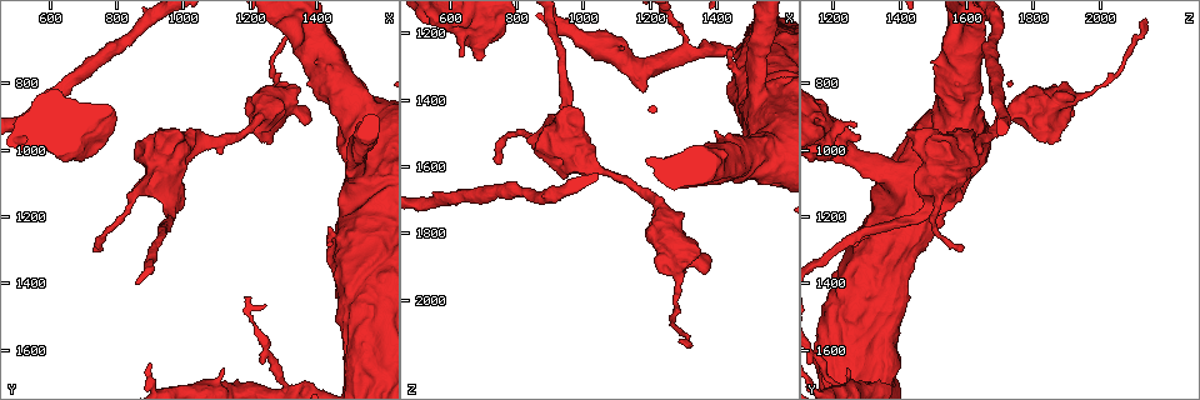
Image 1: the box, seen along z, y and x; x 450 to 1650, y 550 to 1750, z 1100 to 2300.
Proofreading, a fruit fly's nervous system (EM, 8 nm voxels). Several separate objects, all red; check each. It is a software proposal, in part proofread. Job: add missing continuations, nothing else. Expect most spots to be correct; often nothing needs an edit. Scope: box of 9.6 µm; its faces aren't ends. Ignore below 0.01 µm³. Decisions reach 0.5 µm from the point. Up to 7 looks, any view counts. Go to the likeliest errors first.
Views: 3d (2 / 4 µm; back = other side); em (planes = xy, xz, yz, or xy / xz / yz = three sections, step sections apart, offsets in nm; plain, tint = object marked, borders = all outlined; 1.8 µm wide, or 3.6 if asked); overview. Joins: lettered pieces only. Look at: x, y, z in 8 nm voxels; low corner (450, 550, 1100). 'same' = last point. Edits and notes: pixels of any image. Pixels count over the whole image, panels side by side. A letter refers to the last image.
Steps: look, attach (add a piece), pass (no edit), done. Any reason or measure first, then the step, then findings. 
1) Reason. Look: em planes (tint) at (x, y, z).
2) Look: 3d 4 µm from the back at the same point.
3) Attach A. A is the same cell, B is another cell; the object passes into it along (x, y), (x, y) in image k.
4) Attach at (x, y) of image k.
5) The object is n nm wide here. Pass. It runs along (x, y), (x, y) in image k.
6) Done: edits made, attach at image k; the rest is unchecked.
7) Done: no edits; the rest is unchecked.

Thick end. Look: 3d 4 µm at (640, 920, 1260).

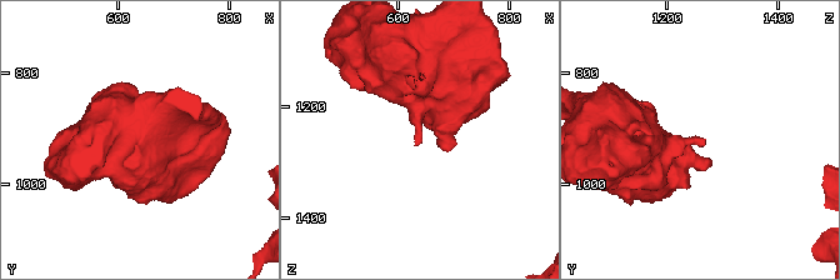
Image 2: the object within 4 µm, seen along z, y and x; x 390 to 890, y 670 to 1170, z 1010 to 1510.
Now the EM. Look: em xz step 8 (borders) at (635, 920, 1270).

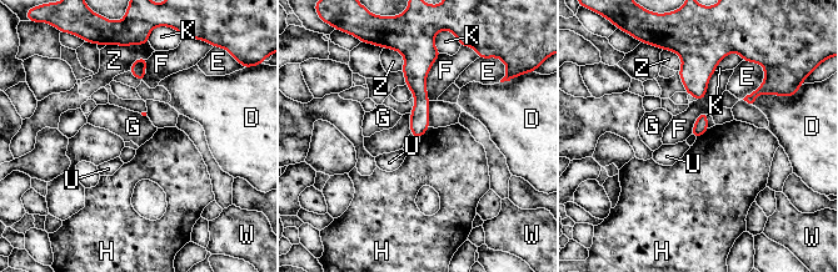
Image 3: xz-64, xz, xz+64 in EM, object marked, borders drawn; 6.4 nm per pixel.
Another direction. Look: em planes (borders) at the same point.

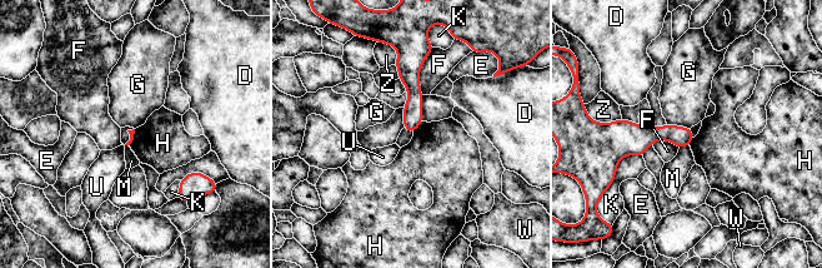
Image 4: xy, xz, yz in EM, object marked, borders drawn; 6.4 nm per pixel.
Pass. D, E, F, G, H, K, M, U, W and Z are other cells; a border runs along (422, 120), (412, 133) in image 4; no lettered piece goes on from it.

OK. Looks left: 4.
Thick turns thin. Look: em xz step 16 (tint) at (1280, 840, 1950).

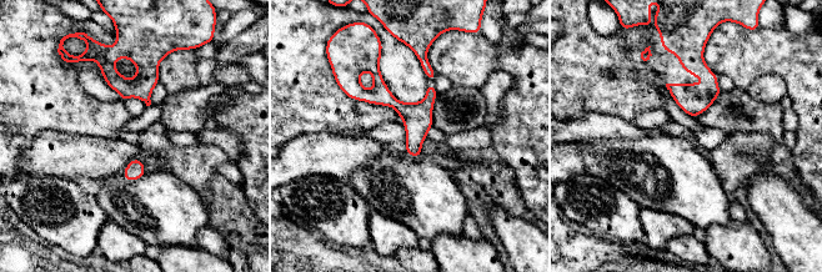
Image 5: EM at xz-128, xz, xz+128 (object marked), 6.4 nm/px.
Cut it another way. Look: em planes (borders) at the same point.

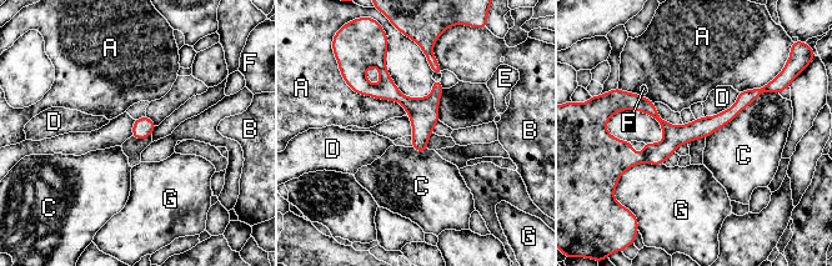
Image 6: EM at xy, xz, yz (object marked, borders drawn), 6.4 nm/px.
The longest contact is with C, 550 nm. Pass. A, B, C, D, E, F and G are other cells; a border runs along (773, 93), (760, 94), (706, 139) in image 6; none of them fits.

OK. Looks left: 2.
Branch stops here. Look: em xz step 4 (borders) at (990, 940, 1430).

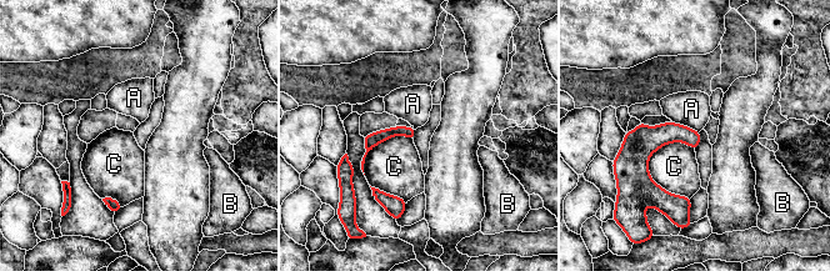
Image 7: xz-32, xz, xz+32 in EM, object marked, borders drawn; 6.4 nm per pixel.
Look: em planes (borders) at the same point.

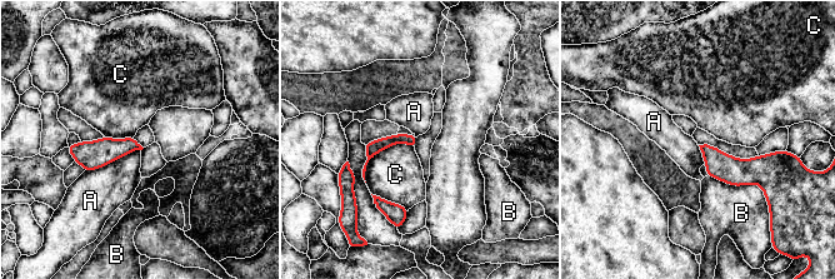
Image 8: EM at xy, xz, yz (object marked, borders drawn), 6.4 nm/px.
Pass. A, B and C are other cells; a border runs along (140, 149), (84, 172) in image 8; no lettered piece goes on from it.

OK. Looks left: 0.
Done: no edits; the rest is unchecked.

